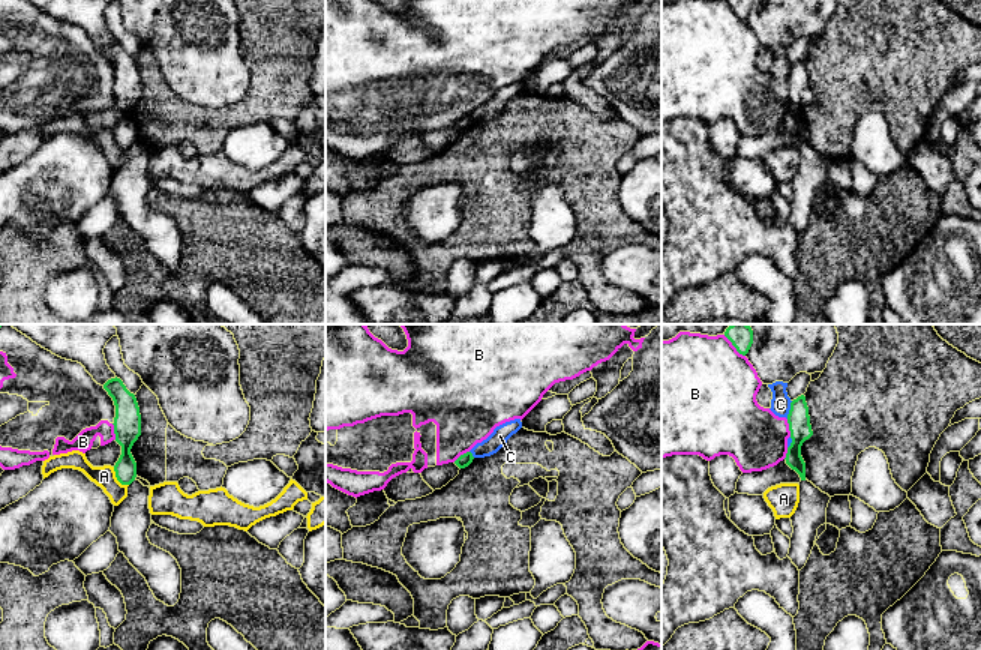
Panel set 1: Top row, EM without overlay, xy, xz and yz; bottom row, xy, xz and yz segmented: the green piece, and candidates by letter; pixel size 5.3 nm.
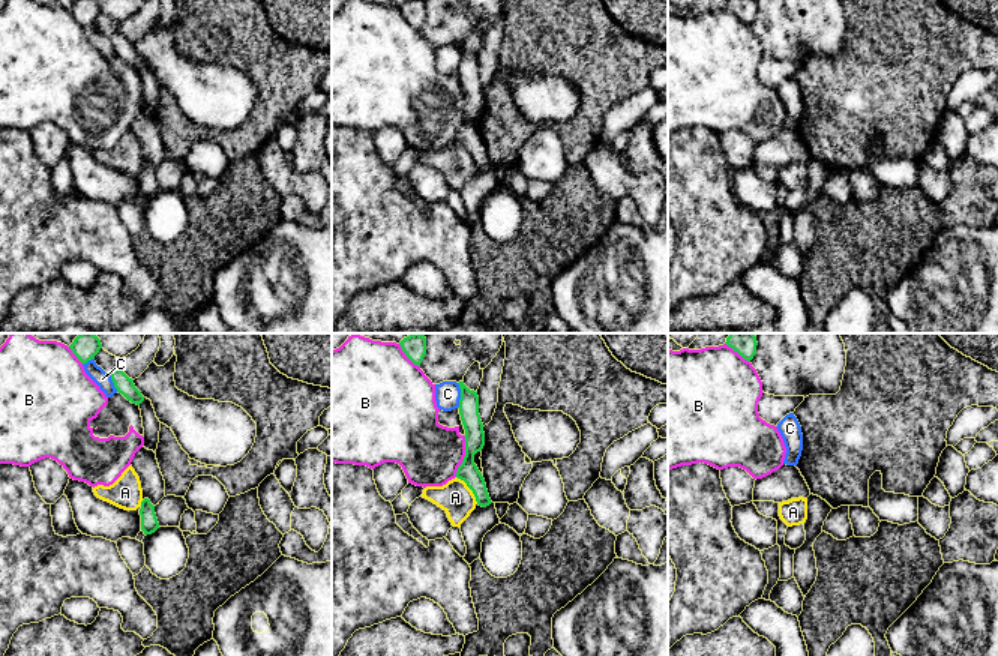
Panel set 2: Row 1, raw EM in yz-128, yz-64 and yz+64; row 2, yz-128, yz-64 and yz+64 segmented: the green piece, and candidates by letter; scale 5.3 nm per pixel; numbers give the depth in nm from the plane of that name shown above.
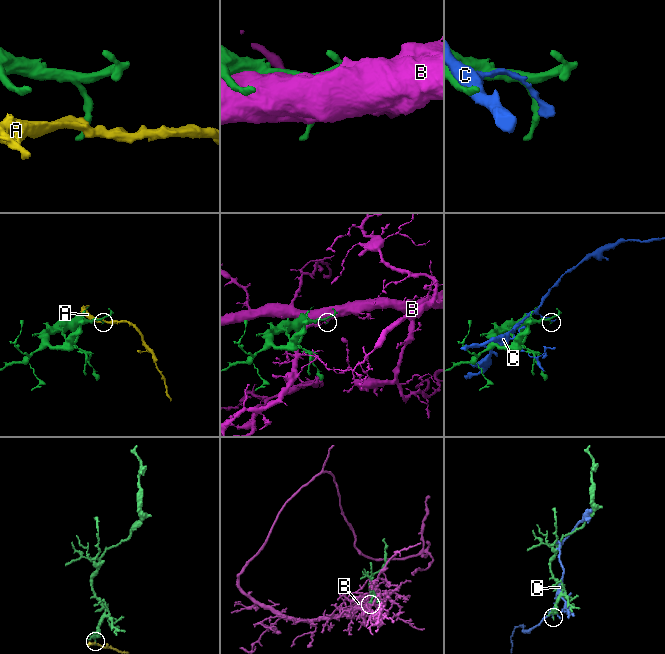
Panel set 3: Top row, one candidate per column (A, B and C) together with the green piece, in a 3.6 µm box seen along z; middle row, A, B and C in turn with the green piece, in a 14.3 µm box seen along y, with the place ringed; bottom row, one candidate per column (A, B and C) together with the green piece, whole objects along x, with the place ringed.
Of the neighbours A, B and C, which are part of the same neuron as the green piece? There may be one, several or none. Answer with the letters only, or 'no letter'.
no letter

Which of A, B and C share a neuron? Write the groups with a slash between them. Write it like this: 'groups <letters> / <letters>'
groups A / B / C

